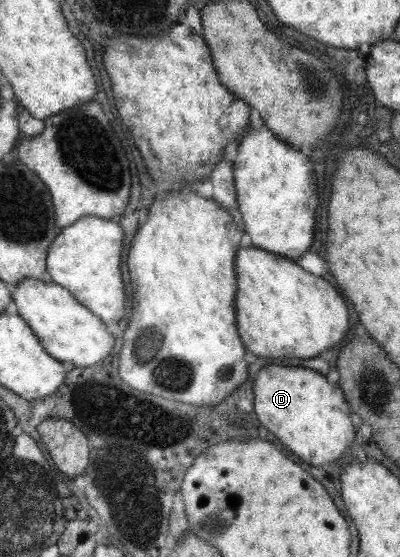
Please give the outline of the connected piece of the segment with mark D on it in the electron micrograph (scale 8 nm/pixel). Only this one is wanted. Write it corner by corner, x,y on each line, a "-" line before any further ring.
270,364
253,380
253,410
263,430
277,437
289,452
311,464
323,466
343,454
353,440
349,410
337,383
327,384
315,370

